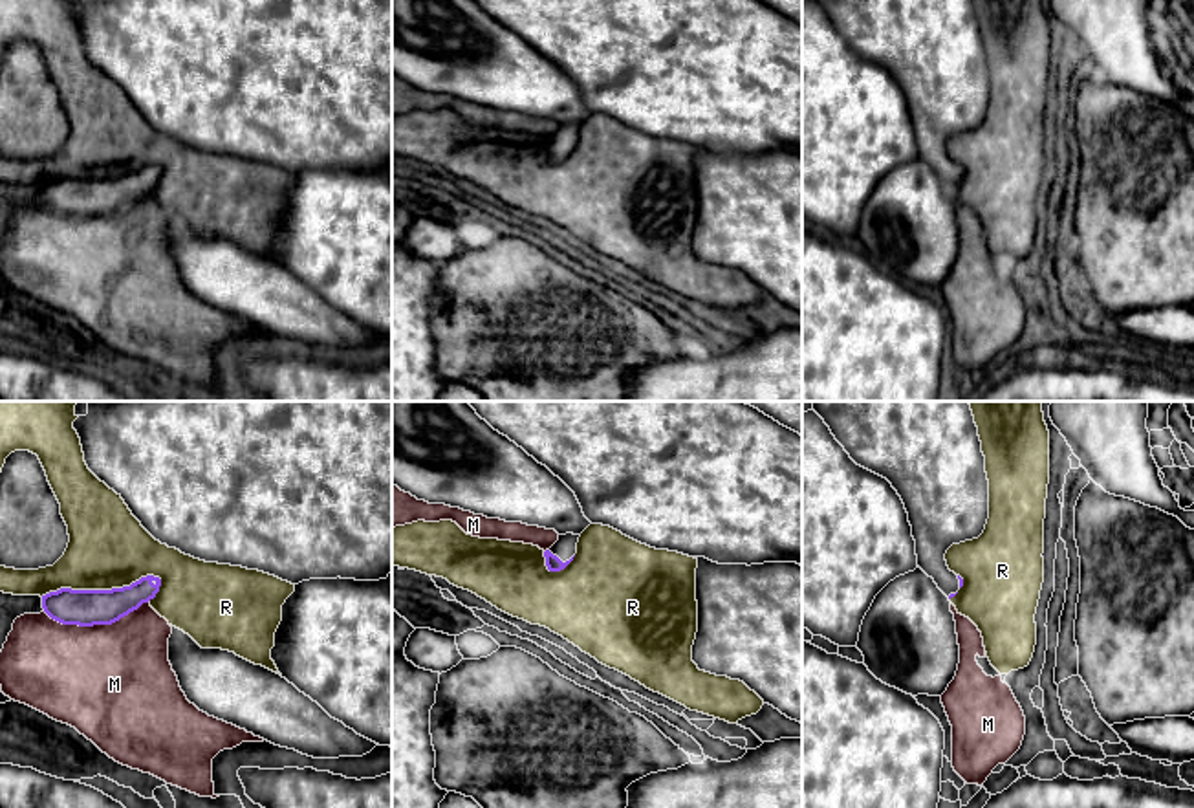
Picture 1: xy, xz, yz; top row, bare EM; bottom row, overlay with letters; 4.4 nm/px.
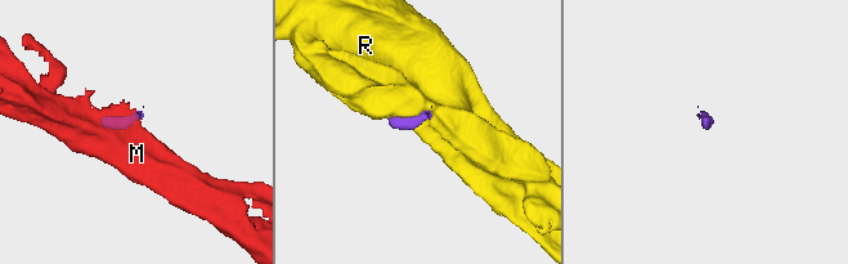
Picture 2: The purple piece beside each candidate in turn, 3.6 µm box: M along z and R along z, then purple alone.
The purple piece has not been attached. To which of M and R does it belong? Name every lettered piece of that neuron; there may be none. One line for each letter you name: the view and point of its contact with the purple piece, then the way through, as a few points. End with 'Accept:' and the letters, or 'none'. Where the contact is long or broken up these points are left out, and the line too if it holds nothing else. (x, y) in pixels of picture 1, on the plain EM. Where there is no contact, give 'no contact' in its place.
Accept: none

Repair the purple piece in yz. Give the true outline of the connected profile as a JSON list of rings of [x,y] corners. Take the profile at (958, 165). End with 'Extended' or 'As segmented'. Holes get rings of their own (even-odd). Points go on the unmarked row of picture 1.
[[[815,0],[830,16],[850,48],[886,68],[901,86],[916,130],[917,156],[934,169],[950,189],[963,176],[963,169],[949,159],[945,143],[952,134],[978,128],[989,108],[989,70],[985,46],[972,0]]]. Extended

